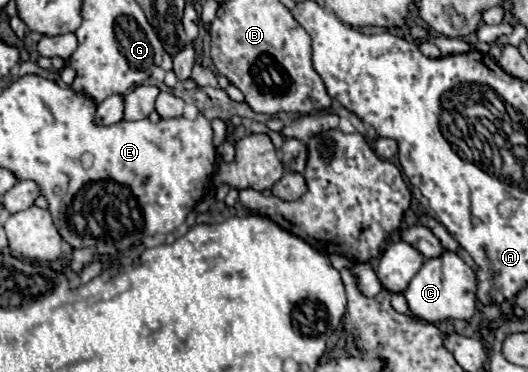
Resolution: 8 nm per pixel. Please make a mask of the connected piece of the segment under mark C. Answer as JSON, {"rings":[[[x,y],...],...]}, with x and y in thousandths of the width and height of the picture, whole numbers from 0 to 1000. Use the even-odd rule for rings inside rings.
{"rings":[[[841,675],[830,691],[814,691],[803,702],[792,739],[777,755],[765,782],[777,836],[803,863],[826,868],[841,858],[886,858],[902,825],[902,739],[890,712],[860,675]]]}

